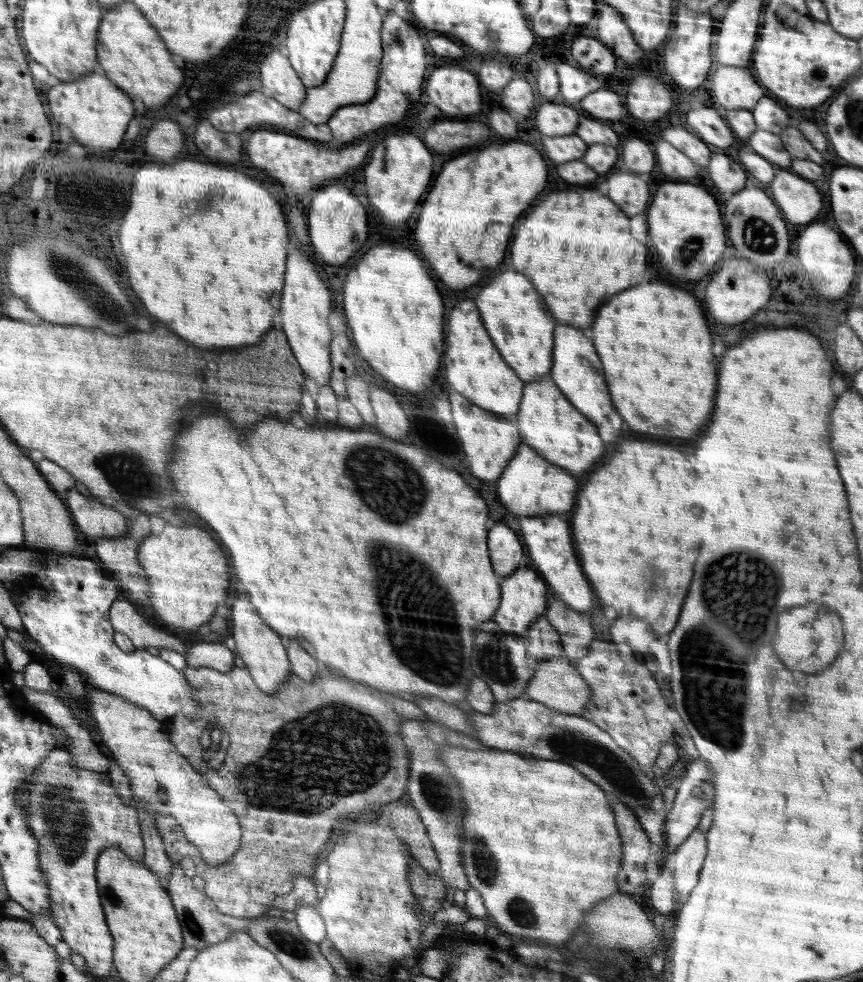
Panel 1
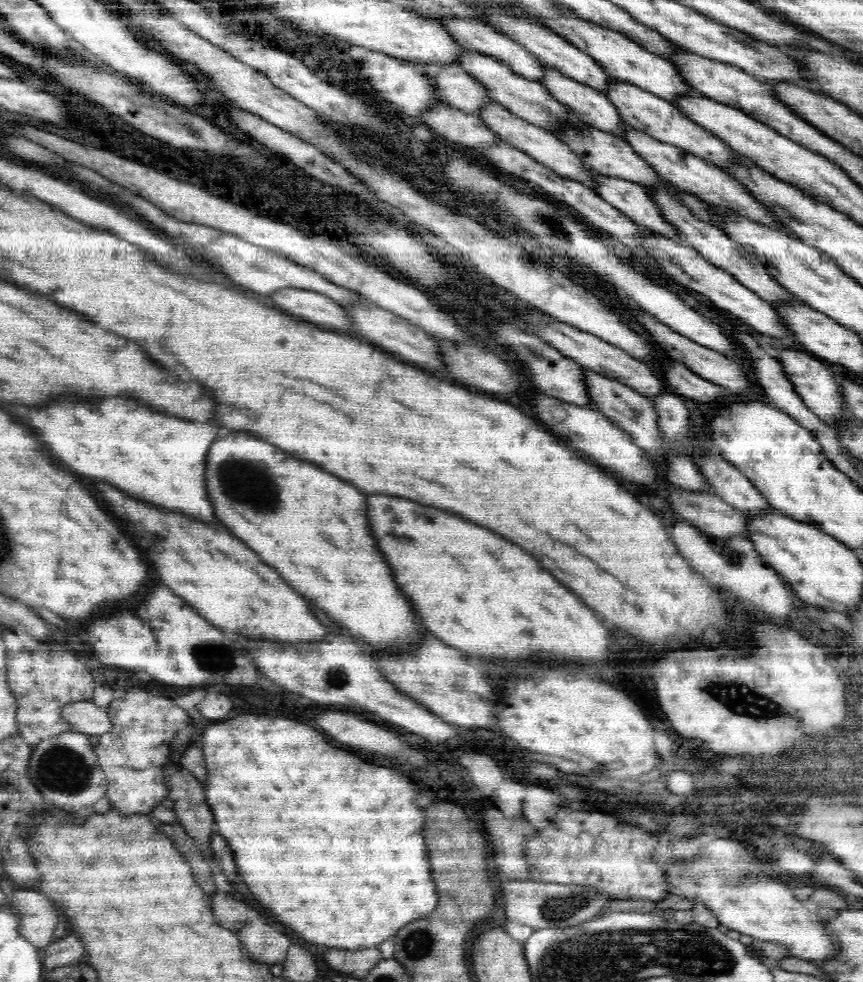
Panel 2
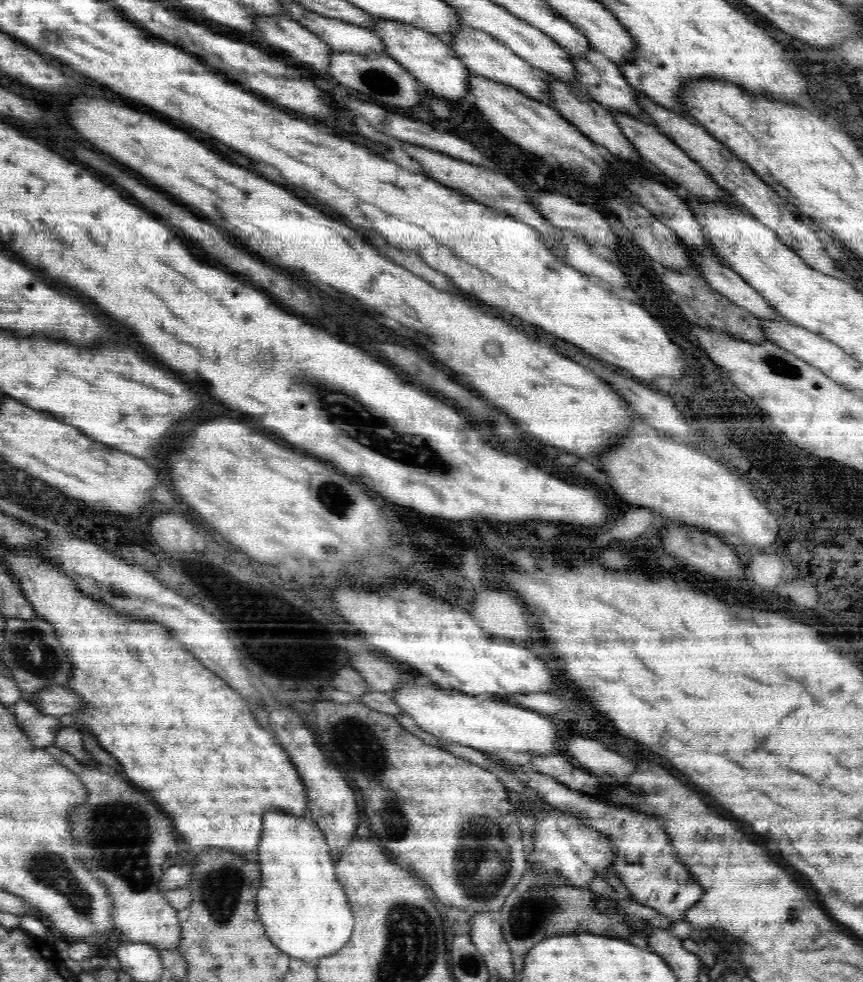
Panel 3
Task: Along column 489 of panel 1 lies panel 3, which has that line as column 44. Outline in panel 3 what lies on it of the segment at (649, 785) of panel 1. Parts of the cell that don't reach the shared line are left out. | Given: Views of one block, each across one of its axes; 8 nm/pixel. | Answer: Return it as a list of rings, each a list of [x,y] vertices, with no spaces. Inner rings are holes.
[[[27,699],[14,703],[11,710],[16,723],[35,747],[44,749],[54,744],[56,731],[62,727],[58,718],[43,714],[35,702]]]

